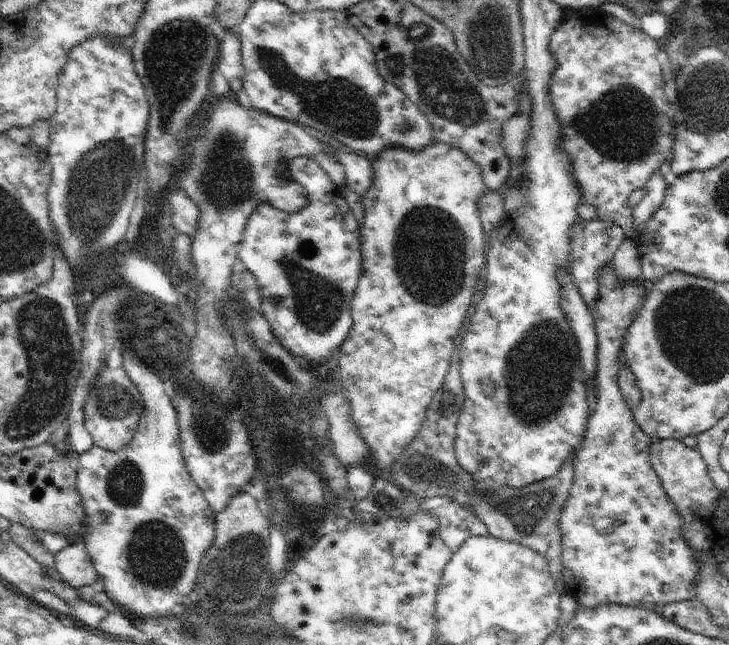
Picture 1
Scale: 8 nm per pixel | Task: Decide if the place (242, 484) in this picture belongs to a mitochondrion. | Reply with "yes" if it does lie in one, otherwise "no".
no

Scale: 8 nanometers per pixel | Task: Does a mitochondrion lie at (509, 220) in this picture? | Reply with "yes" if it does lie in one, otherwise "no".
no

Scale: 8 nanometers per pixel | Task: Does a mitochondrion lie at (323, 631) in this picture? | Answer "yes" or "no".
yes

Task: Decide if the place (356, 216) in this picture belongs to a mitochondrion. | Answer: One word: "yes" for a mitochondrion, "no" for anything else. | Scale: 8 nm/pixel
no

